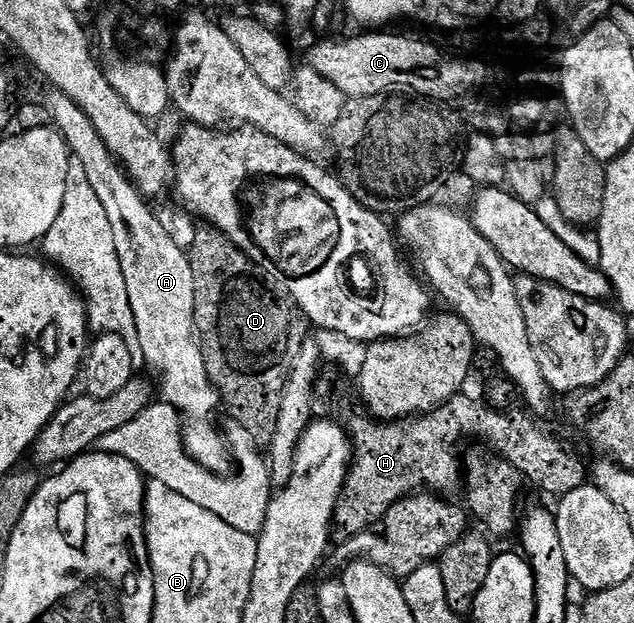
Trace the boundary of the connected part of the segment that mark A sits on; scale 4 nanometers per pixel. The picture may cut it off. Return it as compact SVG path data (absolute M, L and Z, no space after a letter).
M53 93L47 100L51 123L61 132L65 142L69 144L72 158L87 169L87 179L91 181L103 209L107 209L107 221L111 225L111 233L115 236L115 253L119 253L119 265L123 268L123 281L127 281L127 298L131 300L131 313L135 313L135 329L139 333L139 345L143 348L143 363L155 374L161 375L159 395L164 402L169 403L181 412L186 420L205 419L216 407L222 406L221 396L213 388L209 380L207 365L203 361L201 344L193 326L193 310L195 309L195 277L191 273L191 265L186 248L180 247L169 236L169 231L157 220L144 195L138 191L132 179L125 174L125 168L103 145L103 137L95 133L95 125L91 125L91 117L71 101L71 97Z

